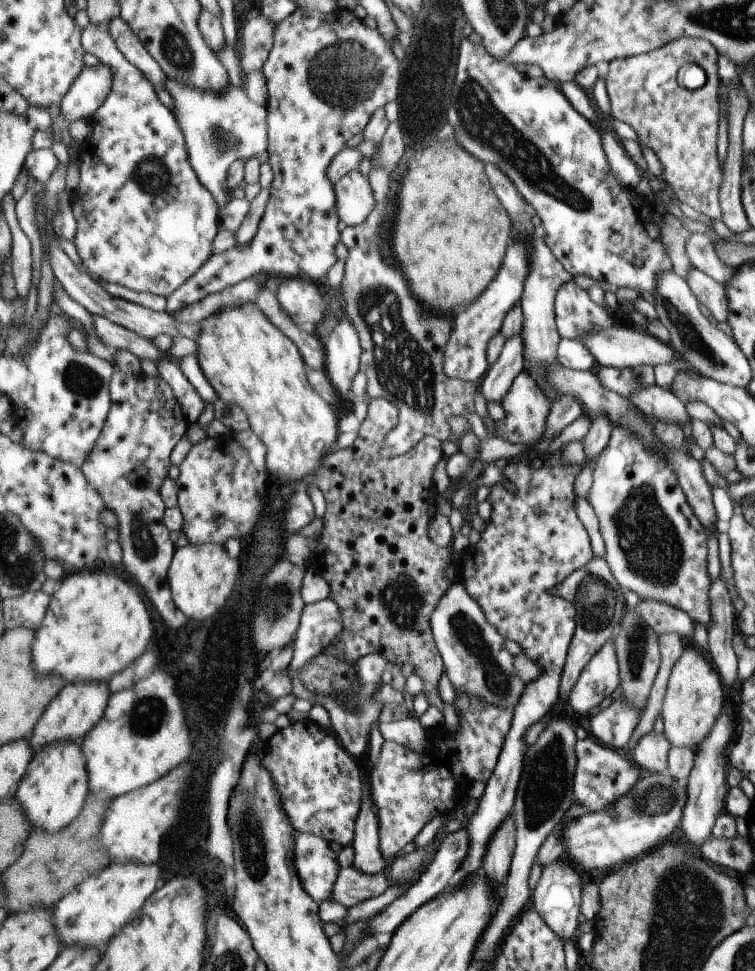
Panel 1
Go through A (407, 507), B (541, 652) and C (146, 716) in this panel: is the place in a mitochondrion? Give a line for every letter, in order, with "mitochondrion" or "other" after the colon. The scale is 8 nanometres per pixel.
A: other
B: other
C: mitochondrion

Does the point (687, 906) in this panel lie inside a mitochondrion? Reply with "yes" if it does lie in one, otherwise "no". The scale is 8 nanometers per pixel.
yes

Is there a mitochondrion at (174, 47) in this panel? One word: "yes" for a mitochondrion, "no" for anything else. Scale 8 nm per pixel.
yes

